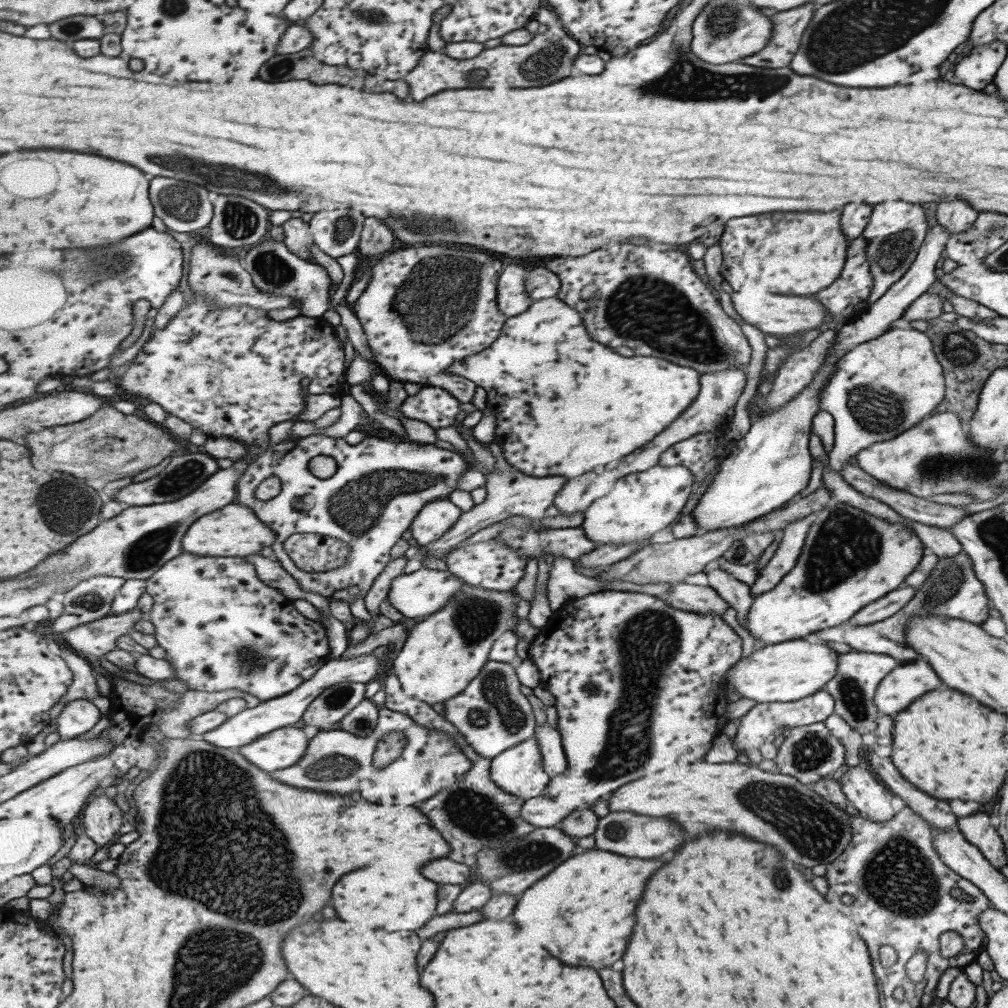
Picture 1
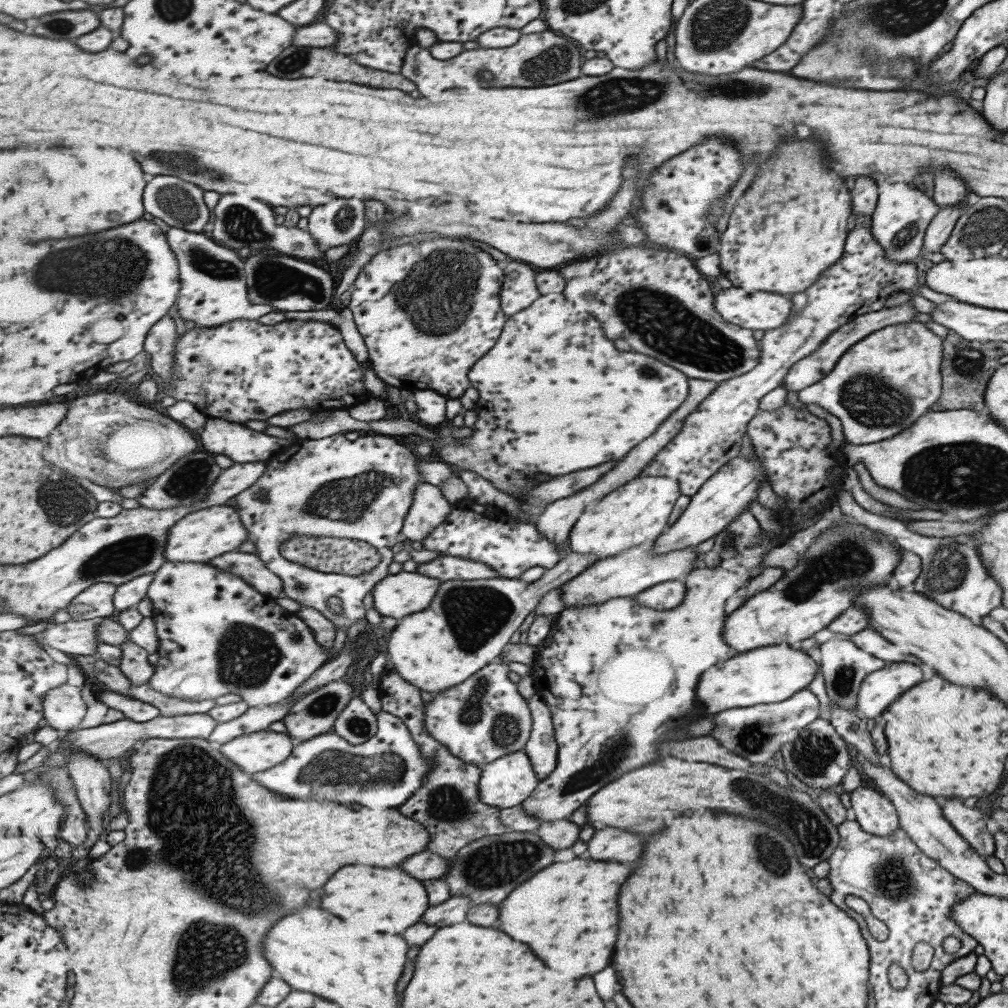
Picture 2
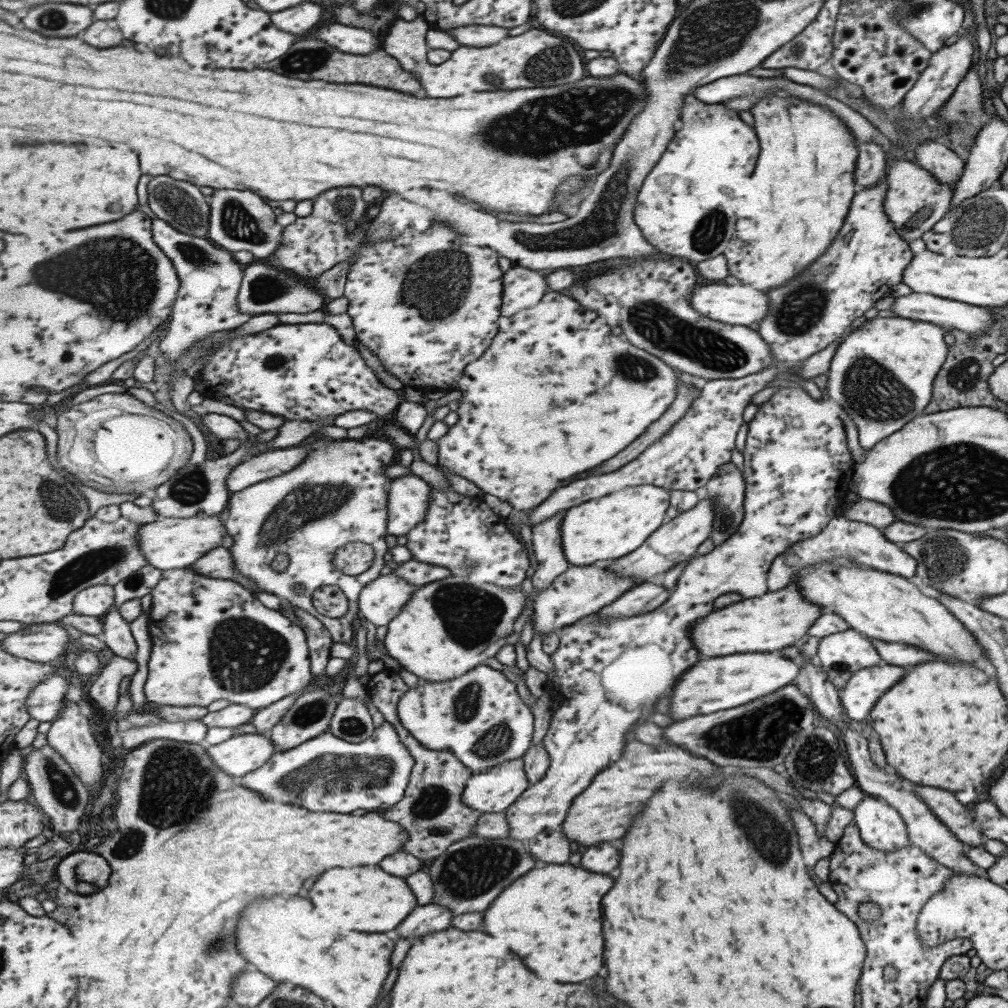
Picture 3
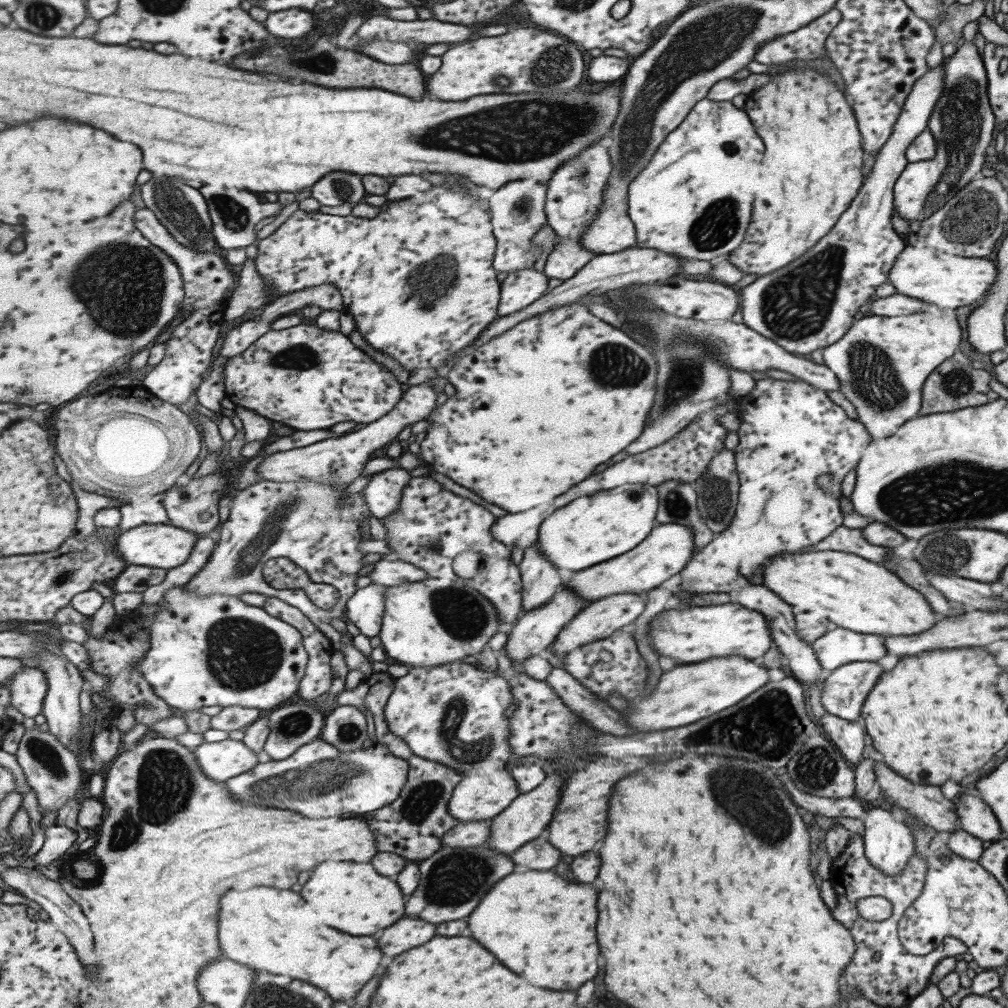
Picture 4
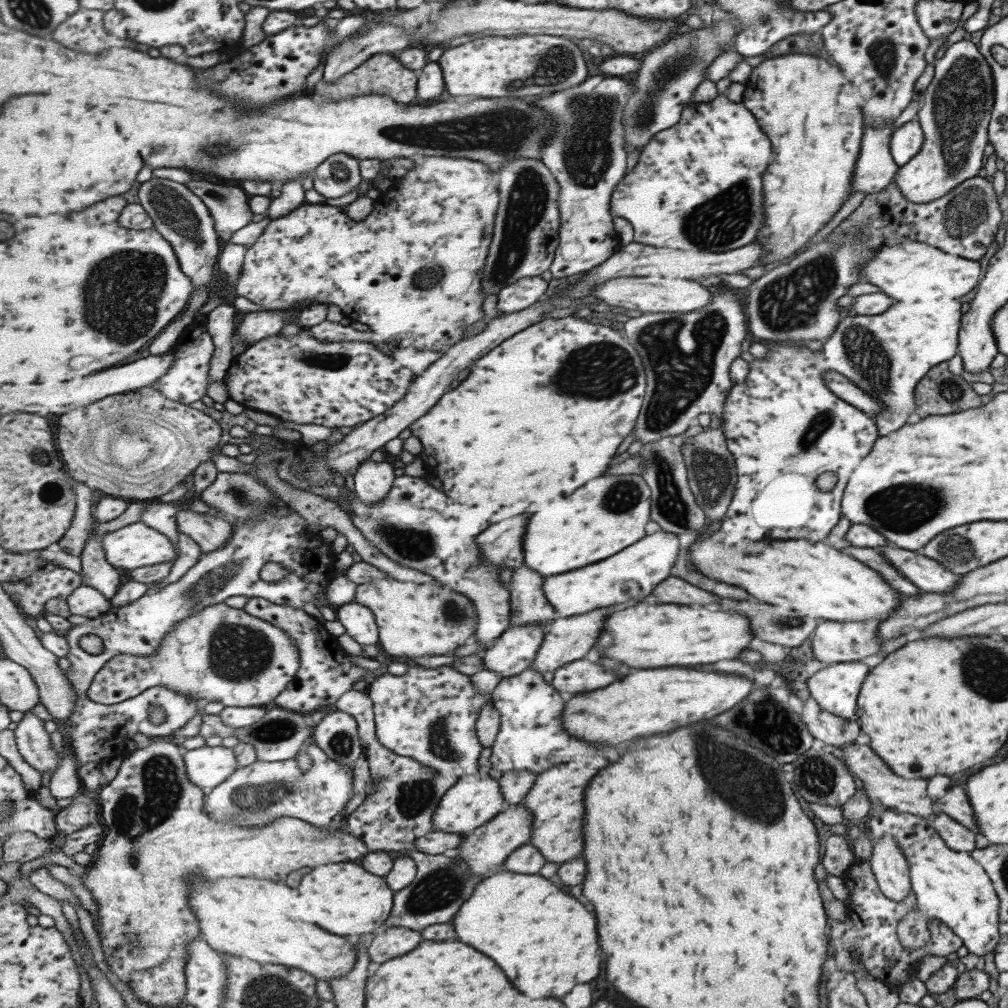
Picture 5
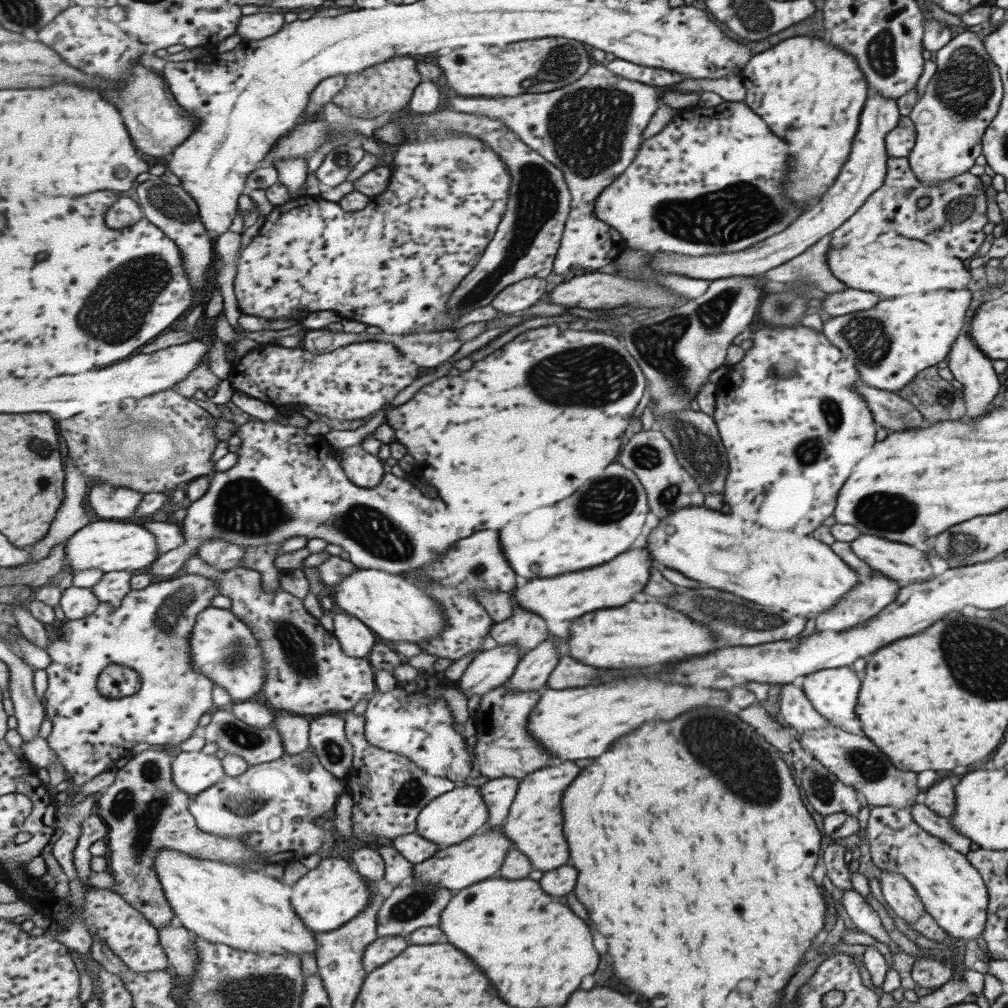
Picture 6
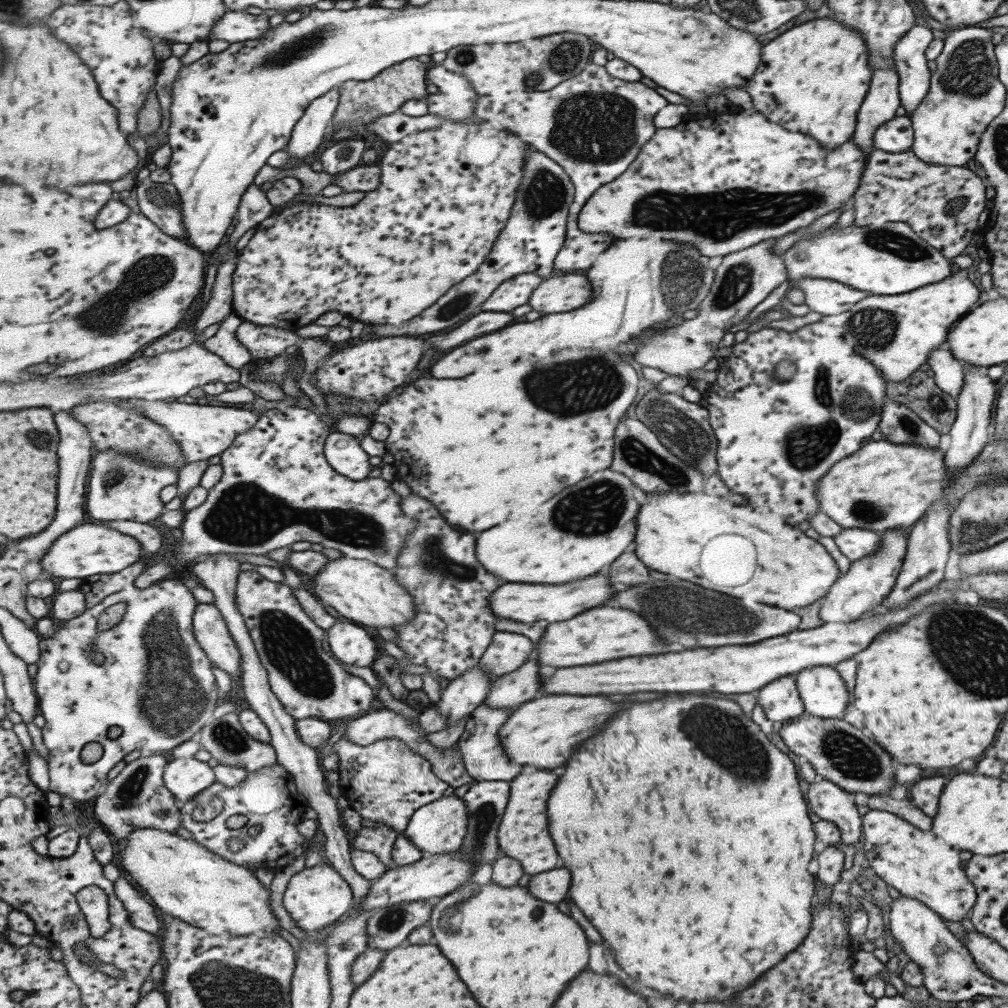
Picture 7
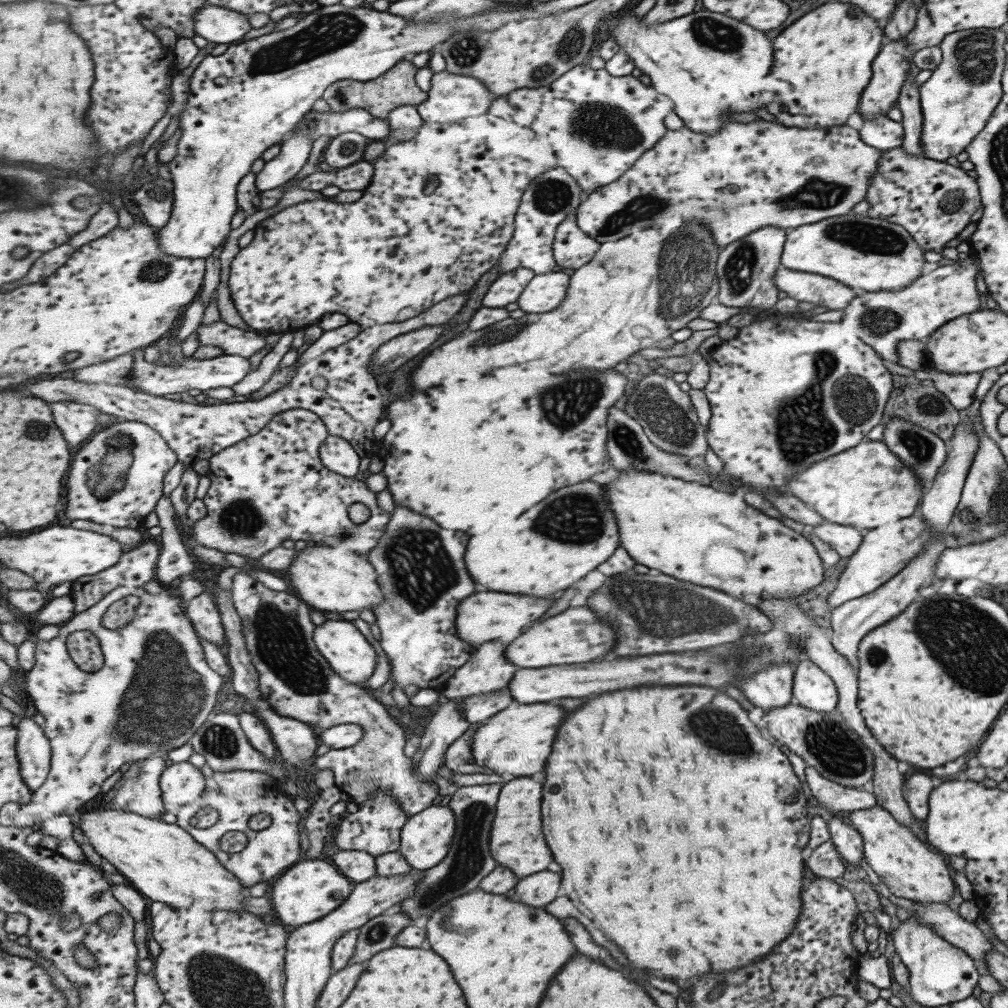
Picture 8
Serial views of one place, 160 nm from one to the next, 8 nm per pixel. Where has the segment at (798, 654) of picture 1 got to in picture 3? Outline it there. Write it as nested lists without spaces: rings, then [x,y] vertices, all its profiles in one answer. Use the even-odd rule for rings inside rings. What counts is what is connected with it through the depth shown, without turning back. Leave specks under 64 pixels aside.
[[[779,650],[705,658],[701,664],[693,664],[693,668],[681,676],[681,684],[677,684],[677,696],[669,700],[669,718],[685,720],[689,716],[711,714],[747,704],[750,700],[787,686],[799,670],[796,660],[782,657]]]

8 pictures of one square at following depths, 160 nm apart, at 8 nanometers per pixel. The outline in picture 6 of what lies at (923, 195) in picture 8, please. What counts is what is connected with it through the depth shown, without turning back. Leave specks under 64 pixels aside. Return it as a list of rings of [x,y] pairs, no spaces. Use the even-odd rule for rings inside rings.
[[[888,156],[886,160],[886,173],[875,192],[872,192],[859,208],[846,218],[833,232],[828,244],[829,248],[843,248],[847,243],[864,243],[875,238],[881,233],[895,233],[905,238],[926,242],[928,245],[943,251],[948,256],[965,259],[976,256],[976,252],[985,238],[983,225],[987,224],[985,216],[985,192],[978,176],[968,171],[953,176],[952,179],[941,181],[934,185],[924,185],[909,168],[907,157]],[[922,196],[929,199],[929,203],[923,208],[917,208],[916,201]]]

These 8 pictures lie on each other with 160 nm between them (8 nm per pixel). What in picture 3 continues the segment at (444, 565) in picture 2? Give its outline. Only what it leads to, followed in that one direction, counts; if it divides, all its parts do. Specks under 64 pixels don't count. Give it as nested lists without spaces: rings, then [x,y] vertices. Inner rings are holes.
[[[415,558],[399,564],[391,573],[400,576],[403,580],[408,580],[417,587],[431,584],[432,582],[449,579],[452,575],[450,568],[441,565],[427,564]]]

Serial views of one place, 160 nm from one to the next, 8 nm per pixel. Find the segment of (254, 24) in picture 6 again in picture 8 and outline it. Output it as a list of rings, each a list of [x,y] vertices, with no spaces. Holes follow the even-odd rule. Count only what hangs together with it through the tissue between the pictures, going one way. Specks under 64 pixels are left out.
[[[209,3],[207,8],[201,8],[195,19],[196,33],[215,44],[231,44],[241,40],[249,30],[249,16],[233,10],[214,6]]]

